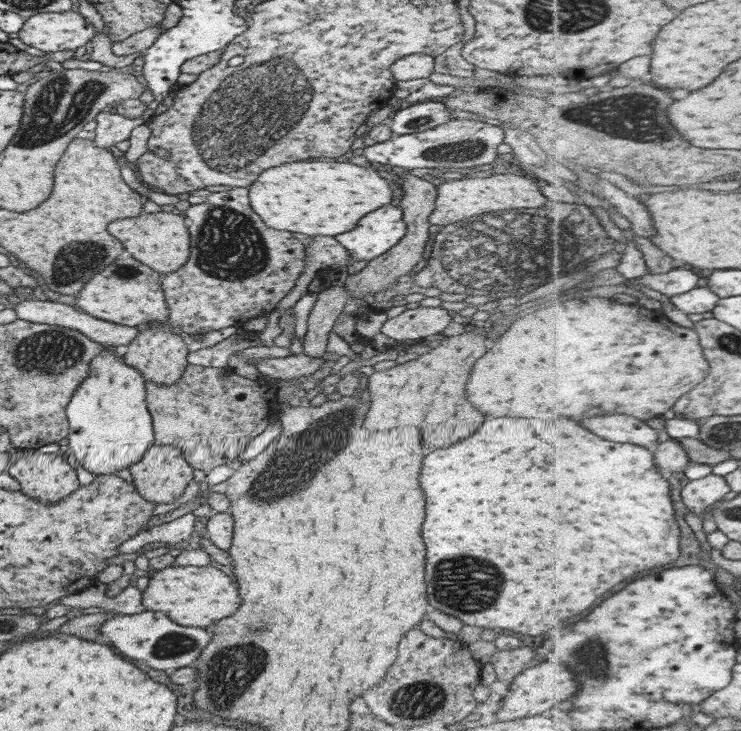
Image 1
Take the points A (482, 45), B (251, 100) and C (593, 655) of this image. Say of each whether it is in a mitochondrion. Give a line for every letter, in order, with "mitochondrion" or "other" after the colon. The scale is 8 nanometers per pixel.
A: other
B: mitochondrion
C: mitochondrion

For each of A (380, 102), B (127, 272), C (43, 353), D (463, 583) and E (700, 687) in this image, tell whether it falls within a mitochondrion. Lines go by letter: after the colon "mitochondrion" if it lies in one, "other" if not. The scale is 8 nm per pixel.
A: other
B: mitochondrion
C: mitochondrion
D: mitochondrion
E: other

